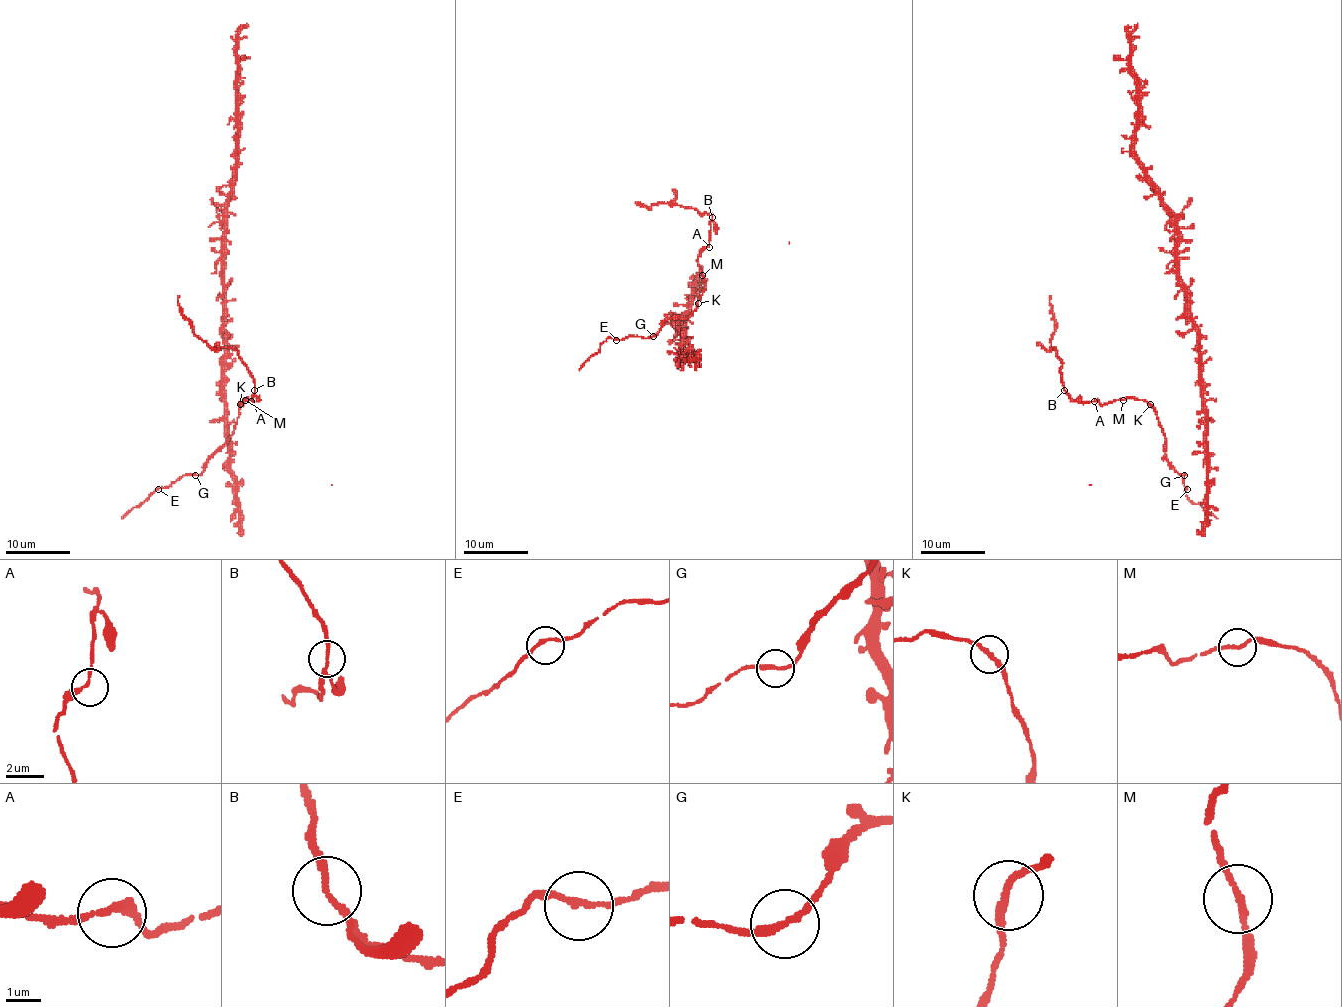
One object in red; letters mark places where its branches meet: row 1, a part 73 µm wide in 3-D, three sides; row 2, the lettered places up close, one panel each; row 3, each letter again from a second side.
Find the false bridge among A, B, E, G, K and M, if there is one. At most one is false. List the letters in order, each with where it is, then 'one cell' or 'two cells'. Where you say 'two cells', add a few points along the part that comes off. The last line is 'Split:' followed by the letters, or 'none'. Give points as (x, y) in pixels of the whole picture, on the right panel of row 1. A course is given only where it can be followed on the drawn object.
A: place (1094, 401); one cell
B: place (1064, 390); one cell
E: place (1187, 489); one cell
G: place (1184, 475); one cell
K: place (1150, 404); one cell
M: place (1123, 400); one cell
Split: none

